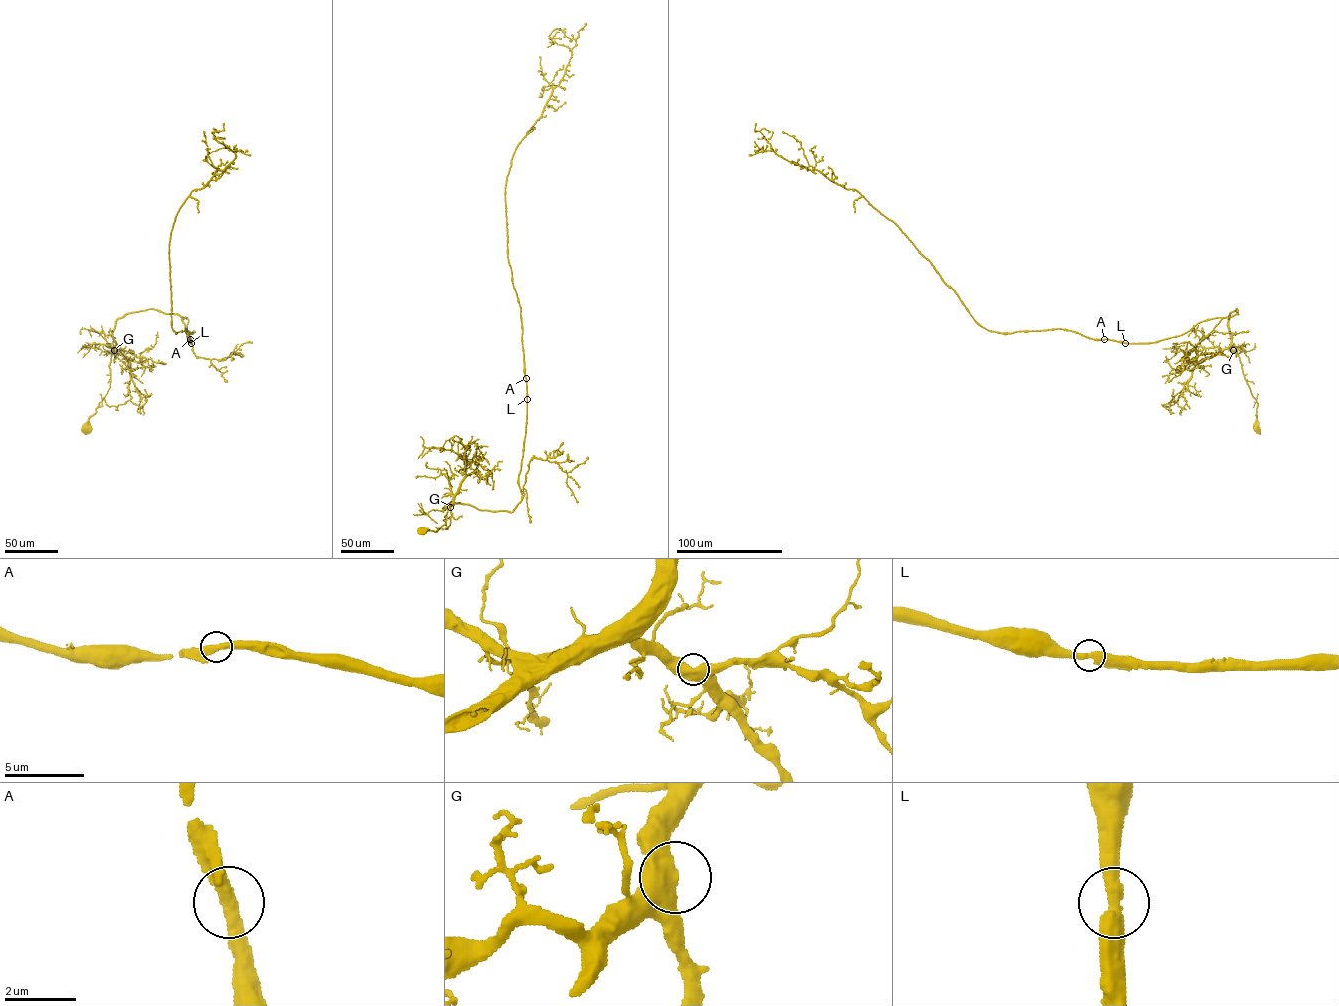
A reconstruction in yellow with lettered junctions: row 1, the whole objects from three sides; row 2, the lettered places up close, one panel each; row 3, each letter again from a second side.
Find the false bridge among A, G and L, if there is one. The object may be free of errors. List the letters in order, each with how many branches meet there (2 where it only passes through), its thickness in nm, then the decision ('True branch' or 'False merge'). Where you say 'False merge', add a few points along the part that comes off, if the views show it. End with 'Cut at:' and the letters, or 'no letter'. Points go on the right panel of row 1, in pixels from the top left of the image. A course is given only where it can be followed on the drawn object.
A: Branches: 2. Thickness 400 nm. True branch
G: Branches: 2. Thickness 600 nm. True branch
L: Branches: 2. Thickness 440 nm. True branch
Cut at: no letter

